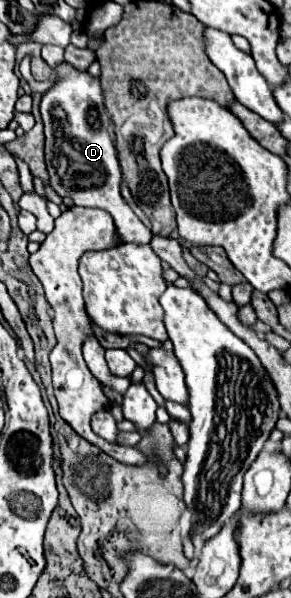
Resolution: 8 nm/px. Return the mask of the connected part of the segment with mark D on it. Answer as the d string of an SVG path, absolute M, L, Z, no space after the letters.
M59 62L53 72L59 76L53 86L43 94L41 100L41 116L45 124L45 162L49 170L49 182L53 190L59 196L69 196L77 206L87 206L87 208L103 208L107 210L117 226L117 232L121 234L124 243L149 244L151 240L151 230L135 216L135 212L125 204L121 196L122 173L117 157L115 142L109 134L109 114L105 110L105 96L101 88L101 80L91 76L89 72L81 72L69 62Z

